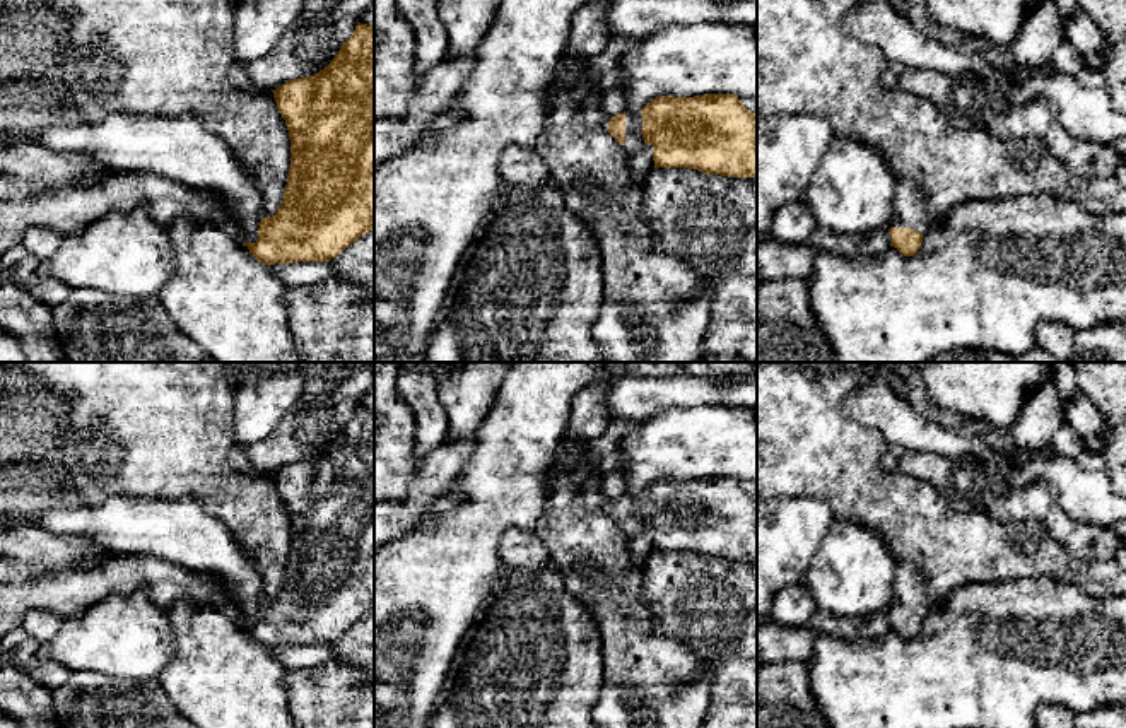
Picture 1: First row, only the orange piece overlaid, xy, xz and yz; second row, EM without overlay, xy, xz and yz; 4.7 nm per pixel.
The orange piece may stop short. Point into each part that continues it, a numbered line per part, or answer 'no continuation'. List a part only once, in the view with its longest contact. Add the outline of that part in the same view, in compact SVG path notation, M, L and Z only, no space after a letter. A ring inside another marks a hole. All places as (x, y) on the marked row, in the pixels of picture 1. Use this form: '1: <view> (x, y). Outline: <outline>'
1: xz (634, 140). Outline: M625 111L625 142L624 149L632 154L639 152L644 145L642 132L642 116L641 113Z

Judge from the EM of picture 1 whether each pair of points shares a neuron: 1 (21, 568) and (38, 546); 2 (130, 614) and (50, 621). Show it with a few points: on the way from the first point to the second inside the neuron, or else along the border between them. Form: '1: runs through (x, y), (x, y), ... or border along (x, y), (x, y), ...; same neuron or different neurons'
1: border along (17, 557), (53, 573); different neurons
2: border along (64, 617), (58, 631), (41, 645); different neurons

